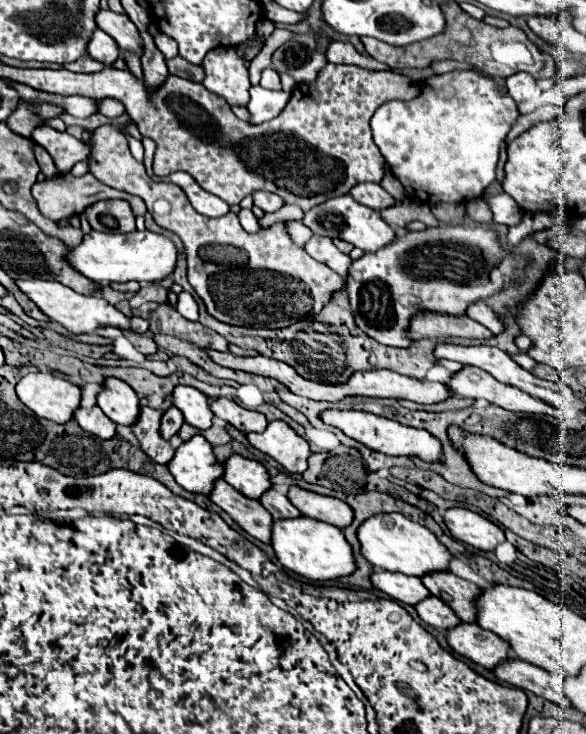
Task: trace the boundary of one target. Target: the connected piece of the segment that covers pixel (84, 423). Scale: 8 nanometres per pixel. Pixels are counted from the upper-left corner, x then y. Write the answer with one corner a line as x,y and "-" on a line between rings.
94,405
92,409
84,409
84,407
78,407
74,411
74,421
84,429
88,431
90,435
96,435
100,439
112,439
116,435
116,425
100,411
98,405

